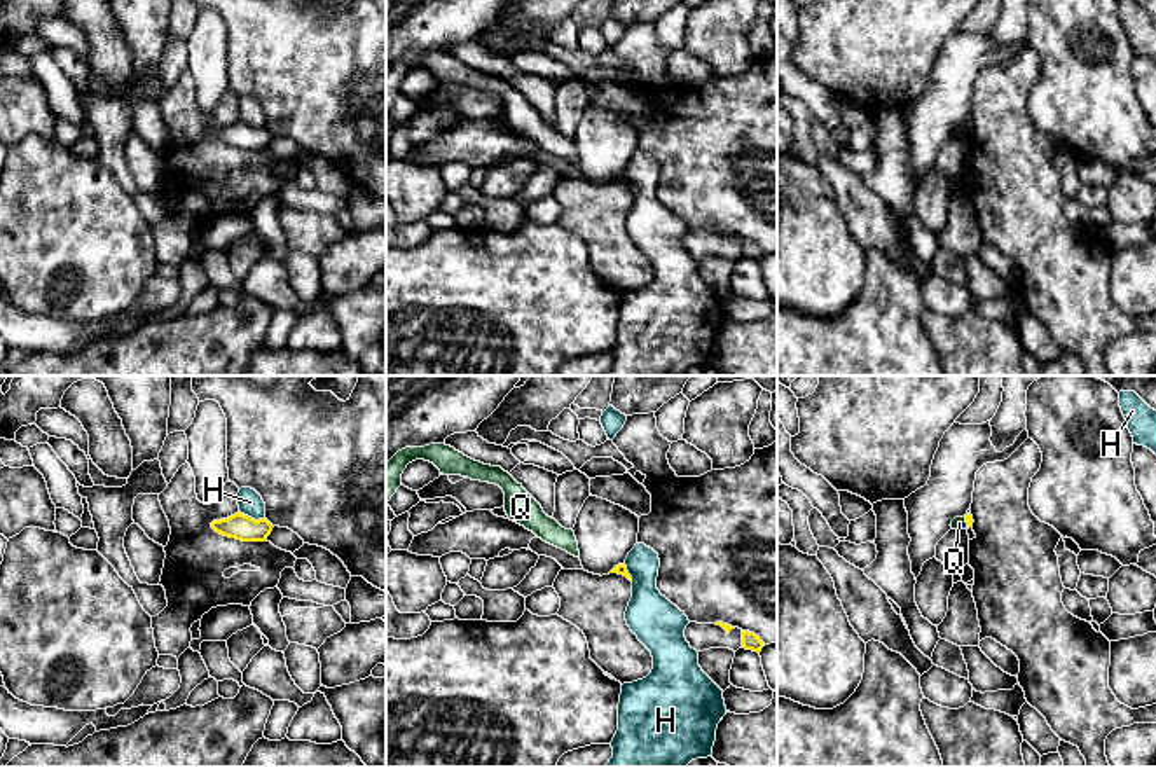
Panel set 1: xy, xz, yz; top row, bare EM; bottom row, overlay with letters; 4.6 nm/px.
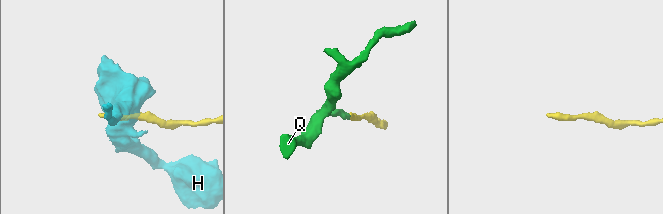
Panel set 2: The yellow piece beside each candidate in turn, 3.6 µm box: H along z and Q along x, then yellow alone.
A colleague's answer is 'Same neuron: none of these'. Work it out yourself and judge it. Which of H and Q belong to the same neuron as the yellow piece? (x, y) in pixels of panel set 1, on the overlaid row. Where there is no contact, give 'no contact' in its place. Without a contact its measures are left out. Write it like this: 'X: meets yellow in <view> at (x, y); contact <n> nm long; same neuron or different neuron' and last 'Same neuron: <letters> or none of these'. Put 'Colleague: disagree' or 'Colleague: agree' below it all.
H: meets yellow in xy at (250, 518); contact 120 nm long; different neuron
Q: meets yellow in yz at (966, 521); contact 60 nm long; different neuron
Same neuron: none of these
Colleague: agree

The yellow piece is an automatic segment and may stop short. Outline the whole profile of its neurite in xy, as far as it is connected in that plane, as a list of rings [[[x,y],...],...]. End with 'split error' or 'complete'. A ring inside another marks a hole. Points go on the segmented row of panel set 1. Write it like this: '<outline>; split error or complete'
[[[237,512],[227,519],[213,521],[211,528],[224,536],[241,542],[265,542],[274,526],[265,517],[255,521]]]; complete

